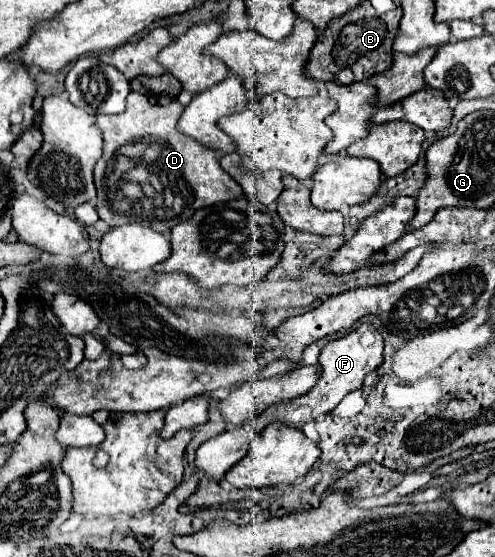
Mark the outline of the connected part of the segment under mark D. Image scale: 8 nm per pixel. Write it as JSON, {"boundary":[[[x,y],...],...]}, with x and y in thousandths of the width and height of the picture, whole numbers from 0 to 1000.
{"boundary":[[[263,167],[251,203],[194,210],[194,221],[210,242],[210,275],[190,300],[190,325],[198,339],[194,375],[202,393],[222,408],[279,400],[323,418],[339,418],[352,404],[392,386],[396,375],[477,357],[489,346],[489,336],[444,300],[440,275],[432,268],[356,232],[368,196],[372,192],[356,178],[343,189],[319,192],[299,181],[297,171]]]}

